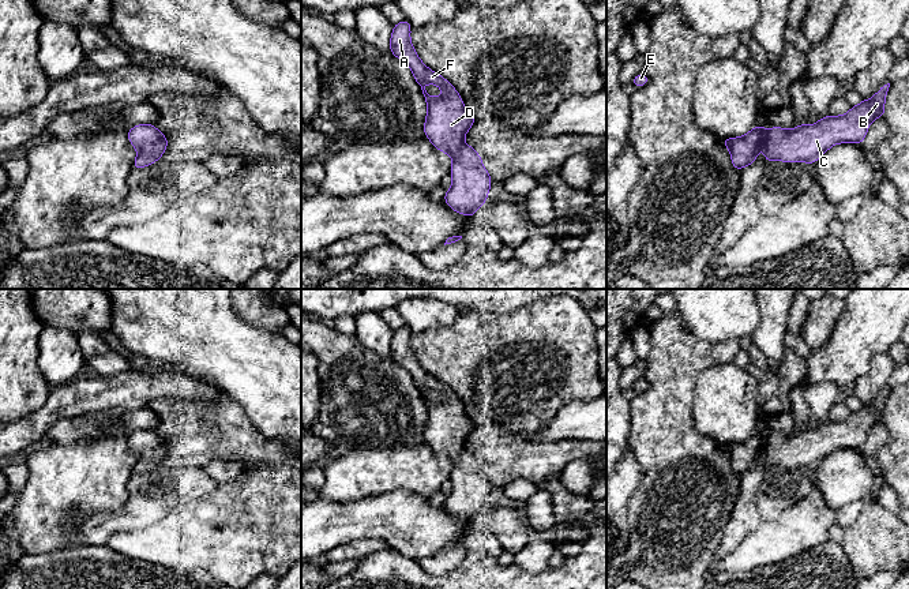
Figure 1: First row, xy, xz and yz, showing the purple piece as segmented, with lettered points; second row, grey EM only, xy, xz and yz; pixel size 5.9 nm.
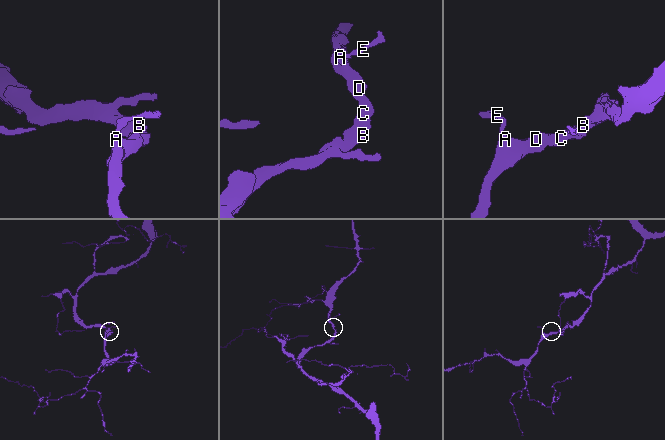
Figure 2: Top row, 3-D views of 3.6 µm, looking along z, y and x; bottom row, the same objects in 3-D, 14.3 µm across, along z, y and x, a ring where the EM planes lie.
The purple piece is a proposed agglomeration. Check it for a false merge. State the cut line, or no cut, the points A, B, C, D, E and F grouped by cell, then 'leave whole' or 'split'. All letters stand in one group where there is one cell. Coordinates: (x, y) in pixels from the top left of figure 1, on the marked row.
no cut | A B C D E F | leave whole

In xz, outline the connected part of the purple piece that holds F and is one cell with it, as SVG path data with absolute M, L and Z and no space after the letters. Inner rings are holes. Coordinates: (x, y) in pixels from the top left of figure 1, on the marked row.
M406 19L394 25L390 52L410 67L414 80L421 86L427 101L425 136L439 151L452 157L452 185L446 191L443 200L451 210L474 217L478 207L487 203L492 184L478 153L463 142L476 117L465 109L463 100L454 86L420 60L412 45L410 31L412 26ZM425 83L439 86L444 94L429 95Z

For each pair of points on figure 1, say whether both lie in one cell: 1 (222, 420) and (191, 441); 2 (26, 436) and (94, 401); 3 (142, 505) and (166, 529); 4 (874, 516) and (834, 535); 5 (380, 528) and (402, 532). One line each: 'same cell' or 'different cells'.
1: same cell
2: same cell
3: different cells
4: different cells
5: same cell

